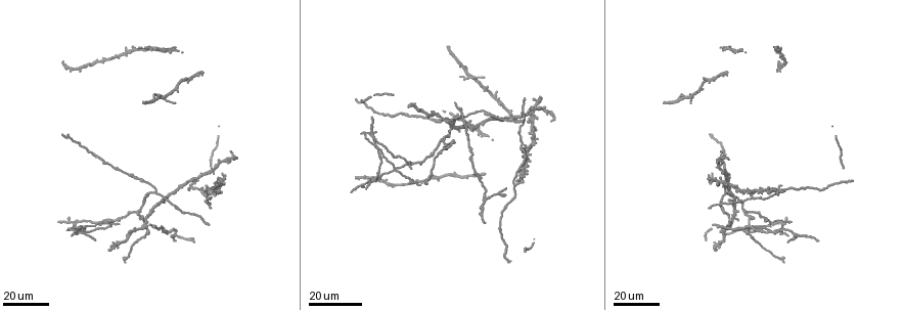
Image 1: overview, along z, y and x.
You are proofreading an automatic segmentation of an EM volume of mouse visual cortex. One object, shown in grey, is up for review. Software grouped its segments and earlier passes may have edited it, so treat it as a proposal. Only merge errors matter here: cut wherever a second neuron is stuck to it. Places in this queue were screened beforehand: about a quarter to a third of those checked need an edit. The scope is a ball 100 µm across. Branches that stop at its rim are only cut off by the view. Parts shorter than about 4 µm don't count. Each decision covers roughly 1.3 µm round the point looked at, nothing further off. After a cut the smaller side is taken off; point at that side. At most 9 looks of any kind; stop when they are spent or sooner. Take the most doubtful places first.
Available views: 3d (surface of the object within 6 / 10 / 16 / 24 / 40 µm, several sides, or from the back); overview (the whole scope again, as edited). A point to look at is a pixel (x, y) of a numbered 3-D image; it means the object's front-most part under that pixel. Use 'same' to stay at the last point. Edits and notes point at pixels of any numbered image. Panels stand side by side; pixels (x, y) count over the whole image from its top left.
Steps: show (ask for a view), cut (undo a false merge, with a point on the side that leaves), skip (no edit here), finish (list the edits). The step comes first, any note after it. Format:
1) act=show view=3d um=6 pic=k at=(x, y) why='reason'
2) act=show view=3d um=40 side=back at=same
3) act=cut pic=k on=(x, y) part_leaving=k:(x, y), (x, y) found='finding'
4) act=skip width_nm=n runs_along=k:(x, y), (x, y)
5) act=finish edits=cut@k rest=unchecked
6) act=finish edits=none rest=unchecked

act=show view=3d um=24 pic=1 at=(73, 224) why='thin arm on a thick one'

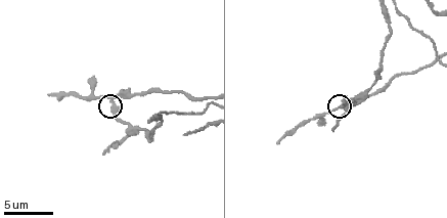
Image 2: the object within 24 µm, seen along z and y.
act=show view=3d um=6 pic=2 at=(113, 99) why='closer look'

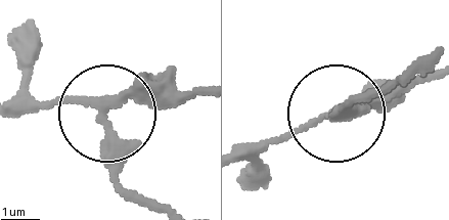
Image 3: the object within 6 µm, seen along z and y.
act=cut pic=3 on=(116, 185) arms=3 part_leaving=3:(108, 132), (118, 178), (177, 211) found='two neurons meet here'

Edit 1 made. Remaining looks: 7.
act=show view=overview

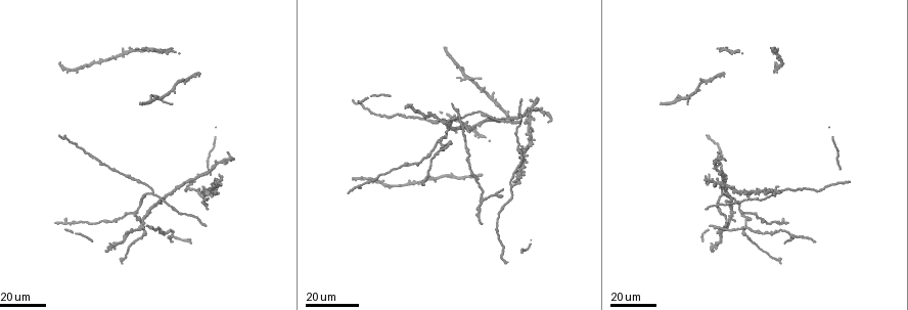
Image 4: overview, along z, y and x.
act=show view=3d um=24 pic=4 at=(483, 199) why='three arms meet'

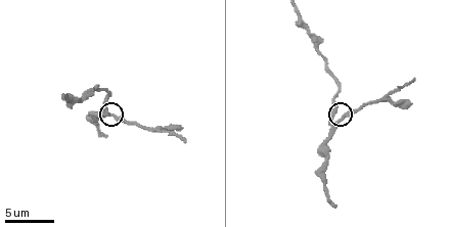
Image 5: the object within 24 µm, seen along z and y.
act=show view=3d um=6 pic=5 at=(334, 125) why='zoom in'

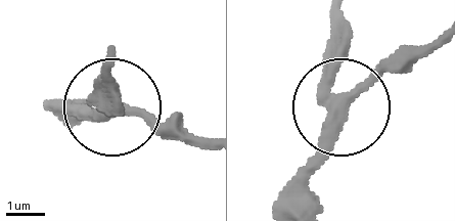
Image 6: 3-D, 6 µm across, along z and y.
act=show view=3d um=6 side=back pic=6 at=(346, 101)

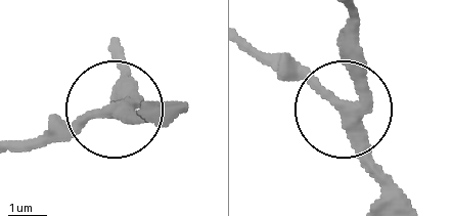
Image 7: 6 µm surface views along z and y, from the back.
act=skip side_arm_um=10 arms=3 found='all the same neuron'

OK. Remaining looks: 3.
act=show view=3d um=24 pic=4 at=(777, 191) why='sudden change in width'

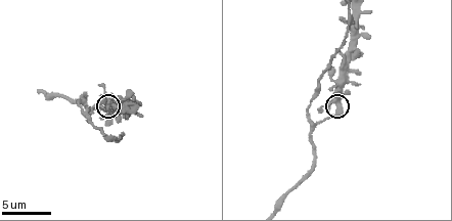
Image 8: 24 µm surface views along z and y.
act=show view=3d um=6 pic=8 at=(338, 114)

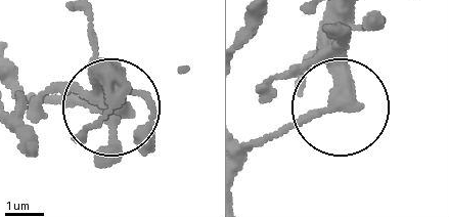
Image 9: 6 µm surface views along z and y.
act=cut pic=9 on=(100, 87) part_leaving=9:(337, 99), (346, 15) found='two neurons meet here'

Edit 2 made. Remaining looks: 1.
act=finish edits=cut@3,cut@9 rest=unchecked

